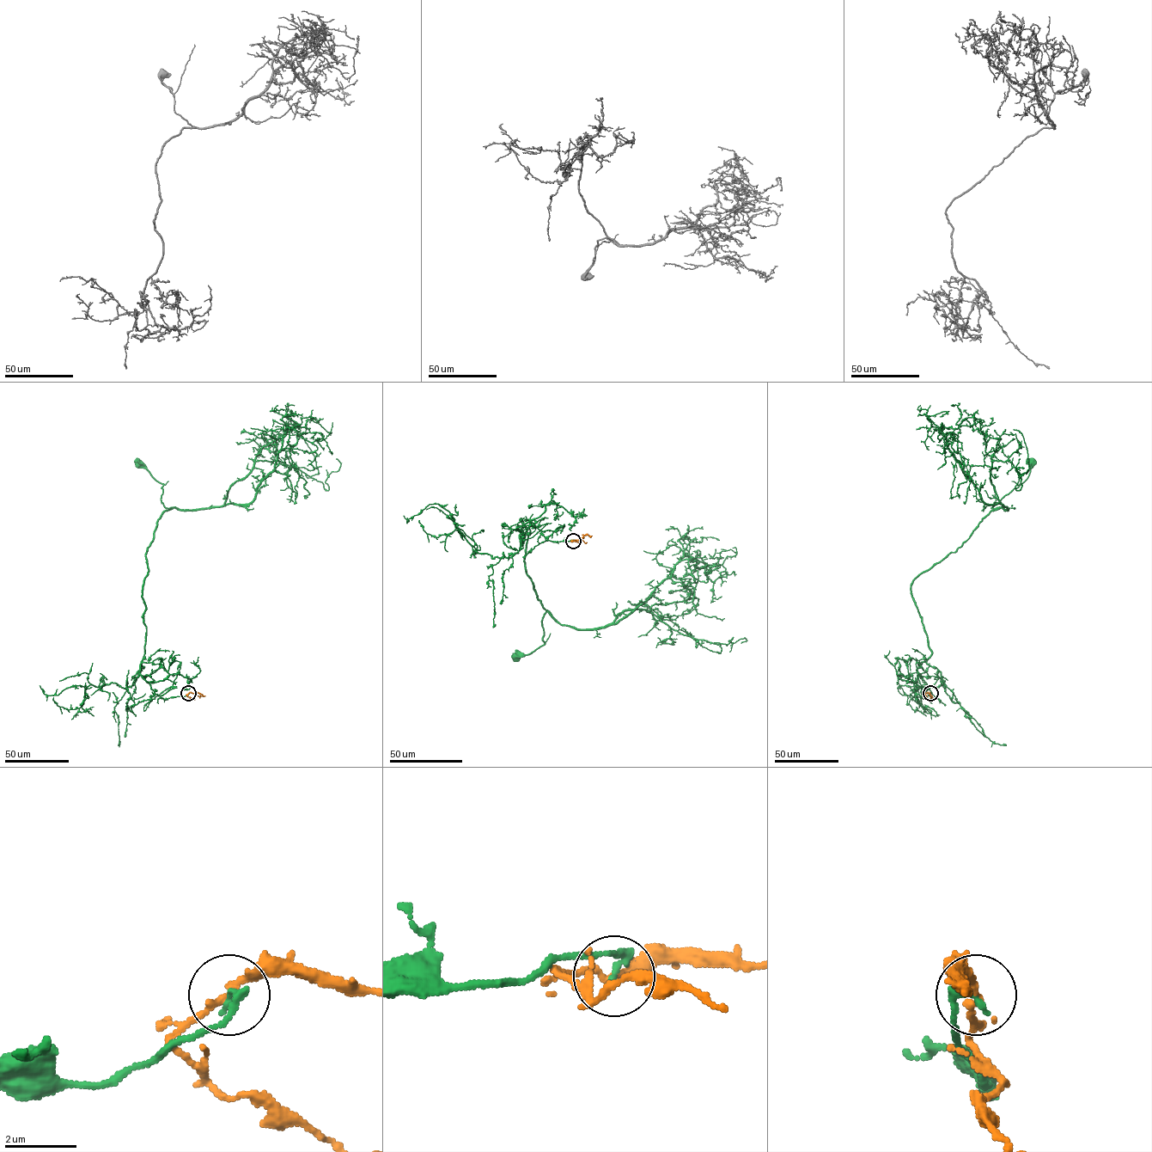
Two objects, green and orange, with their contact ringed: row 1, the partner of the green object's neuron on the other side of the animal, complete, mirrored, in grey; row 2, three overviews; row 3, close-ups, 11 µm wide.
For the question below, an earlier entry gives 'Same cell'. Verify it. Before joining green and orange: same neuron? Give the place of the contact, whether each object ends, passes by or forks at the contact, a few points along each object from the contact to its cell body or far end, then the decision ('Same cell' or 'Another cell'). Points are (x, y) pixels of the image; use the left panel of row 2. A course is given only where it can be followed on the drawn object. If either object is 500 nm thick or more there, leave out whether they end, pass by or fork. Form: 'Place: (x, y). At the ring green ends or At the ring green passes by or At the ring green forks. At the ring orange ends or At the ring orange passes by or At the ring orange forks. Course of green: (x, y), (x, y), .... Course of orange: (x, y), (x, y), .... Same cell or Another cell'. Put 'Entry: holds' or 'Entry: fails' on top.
Entry: fails
Place: (188, 693). At the ring green ends. At the ring orange passes by. Course of green: (188, 693), (163, 699), (140, 672), (146, 553), (156, 522), (168, 509), (161, 501), (163, 484), (138, 462). Course of orange: (188, 693), (198, 693), (202, 695). Another cell

